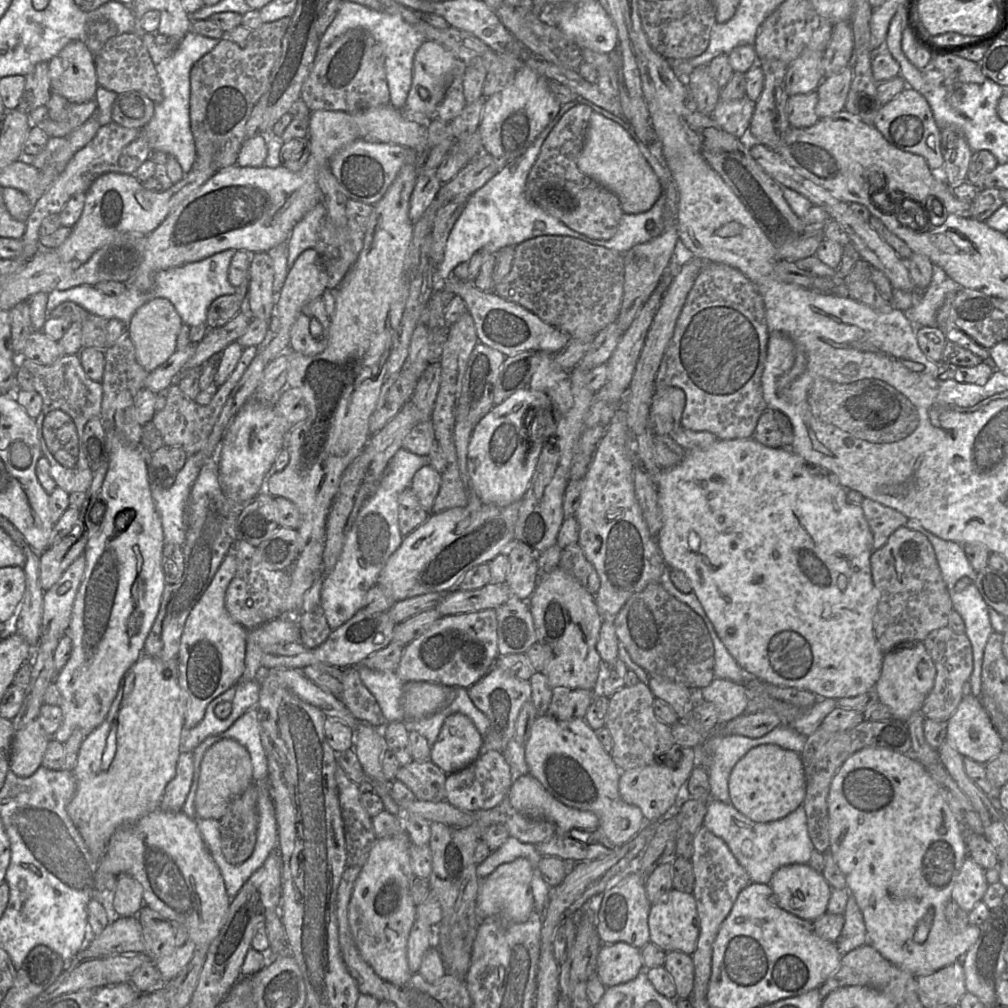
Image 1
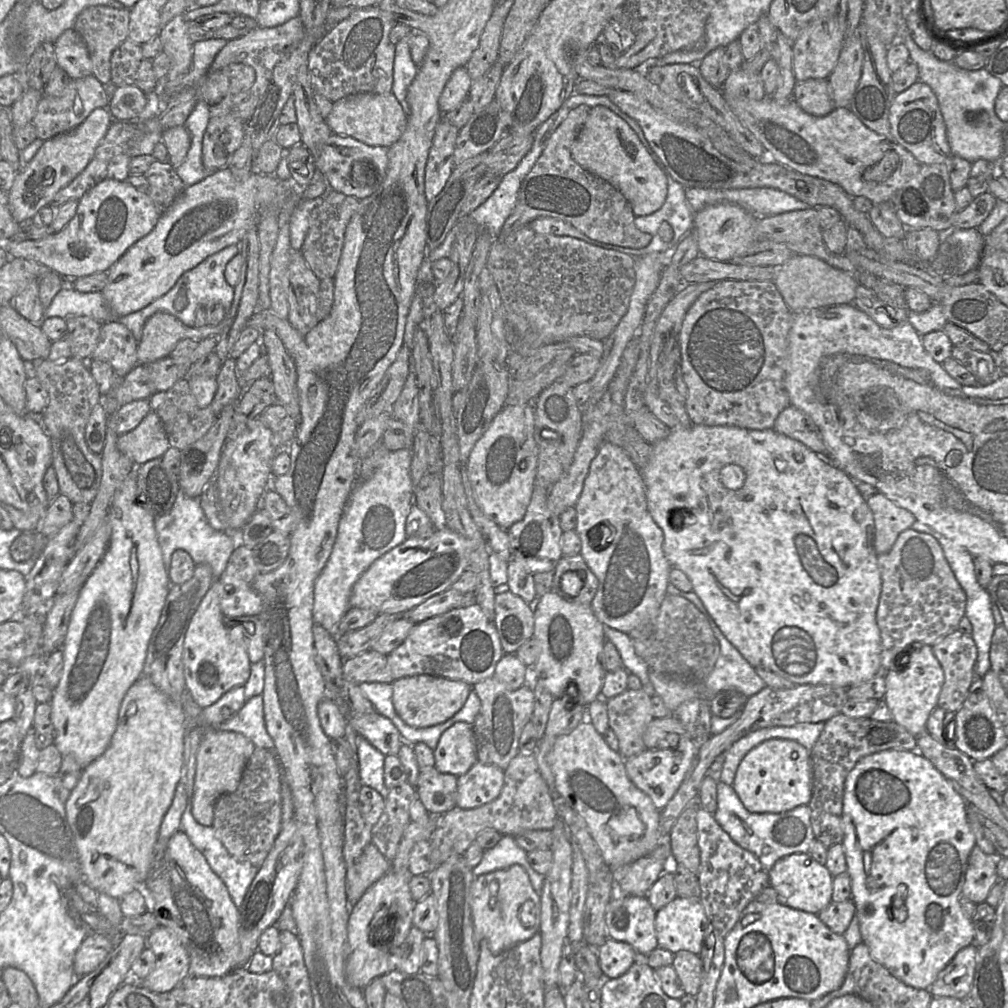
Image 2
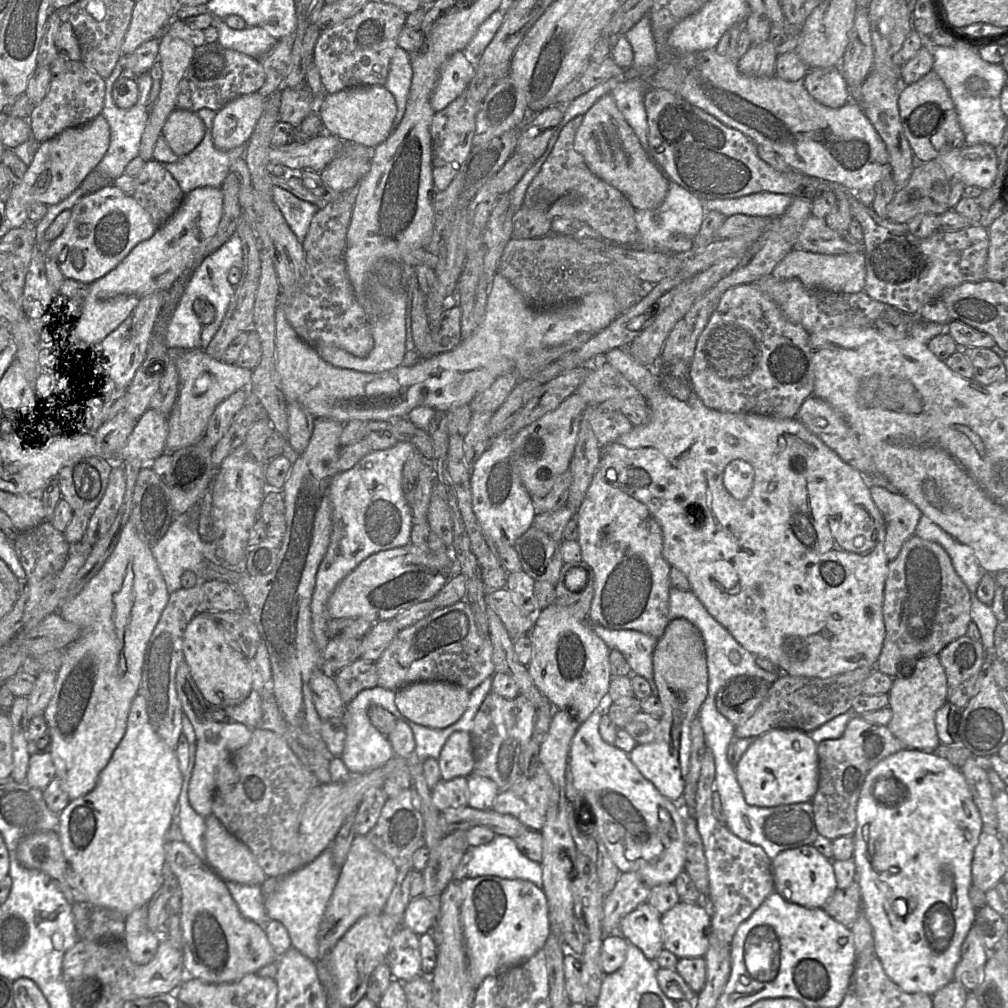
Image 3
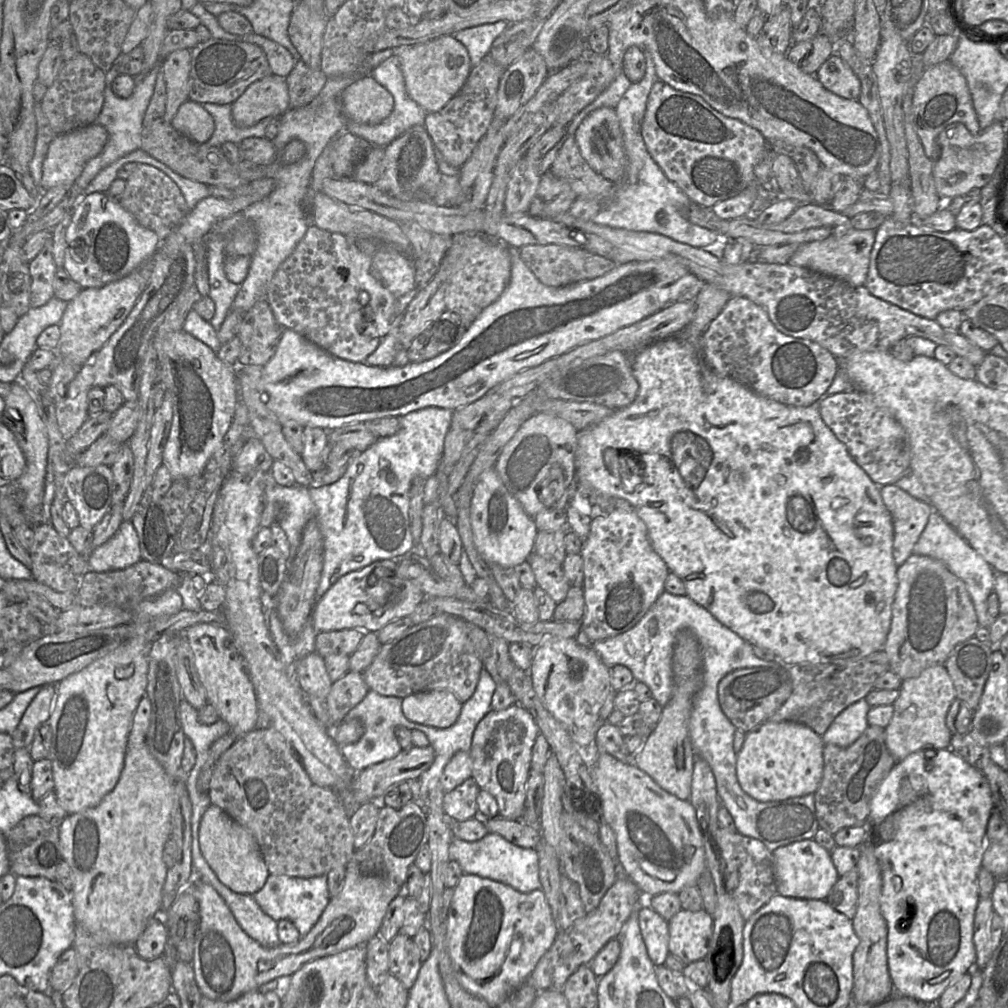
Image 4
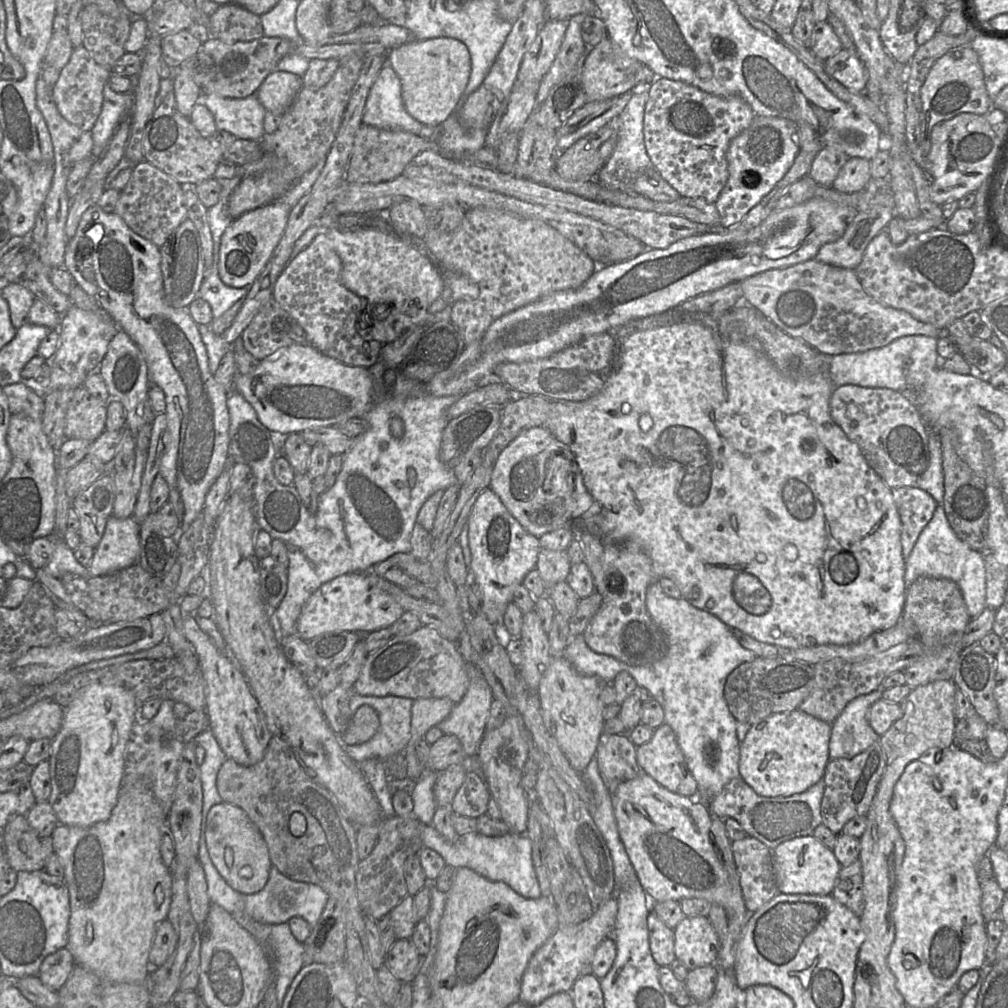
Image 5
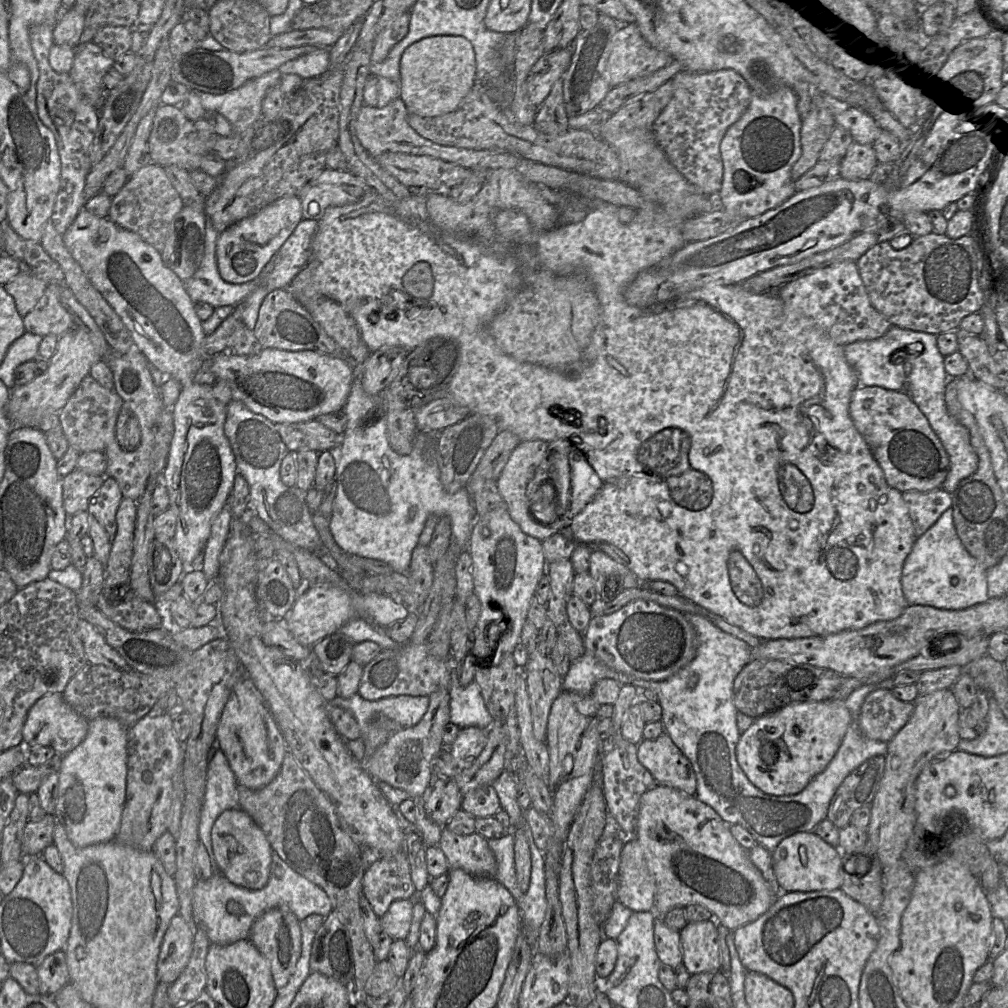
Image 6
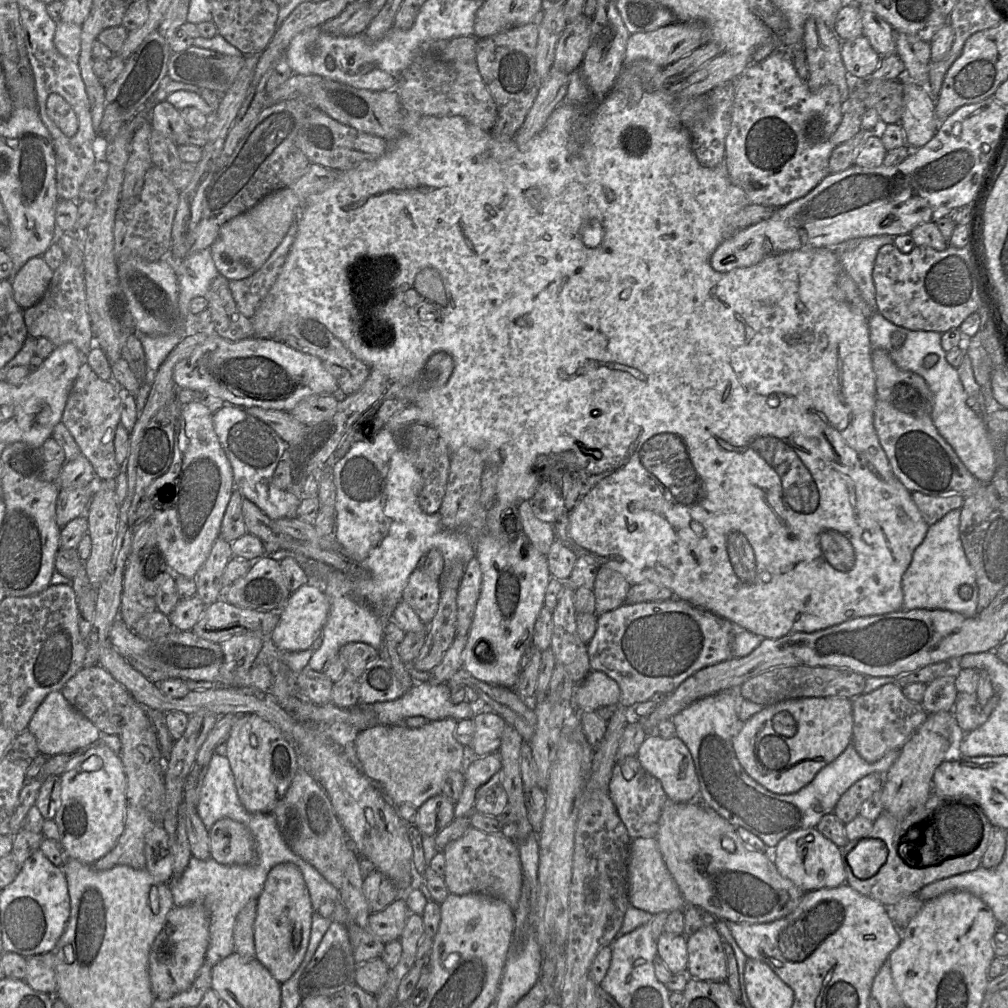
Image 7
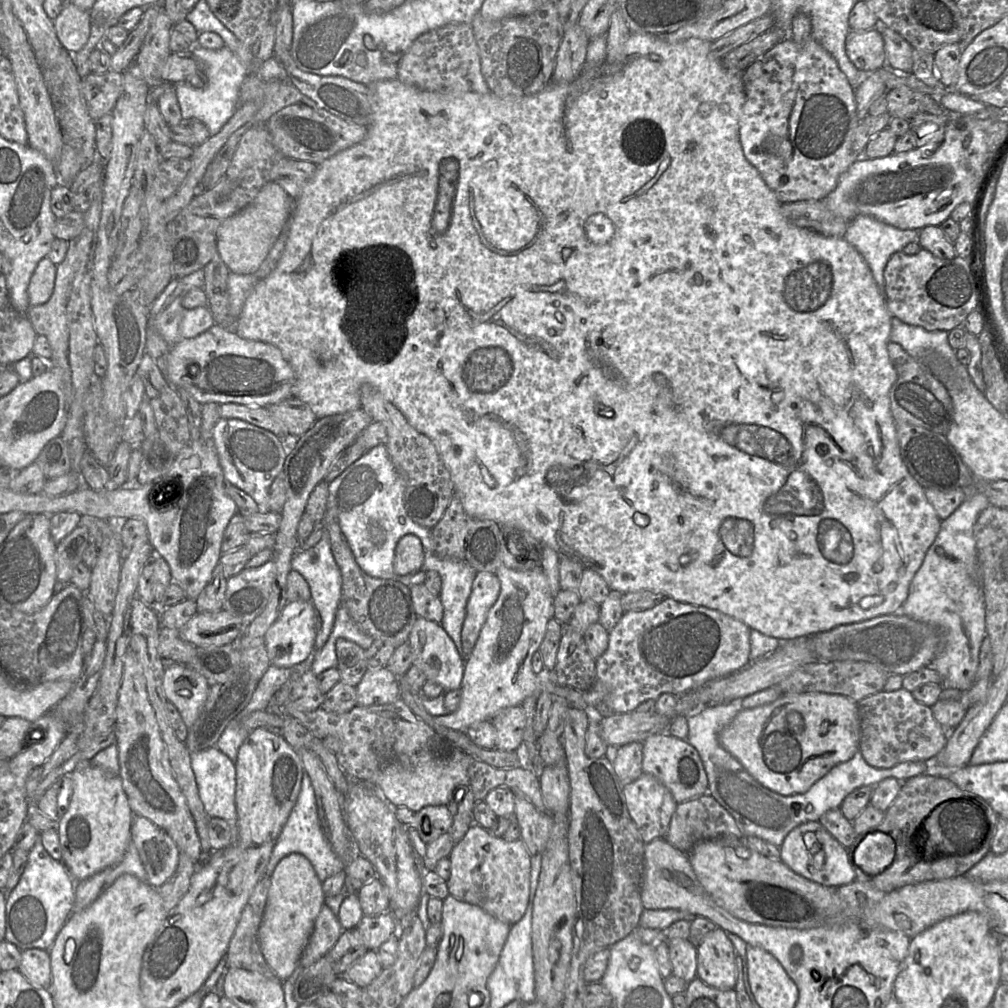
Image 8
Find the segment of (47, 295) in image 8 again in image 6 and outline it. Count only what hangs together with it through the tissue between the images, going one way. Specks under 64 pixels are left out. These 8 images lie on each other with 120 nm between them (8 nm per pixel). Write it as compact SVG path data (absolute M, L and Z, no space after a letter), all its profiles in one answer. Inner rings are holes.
M22 272L4 285L5 290L14 298L16 308L22 317L36 306L47 286L45 280Z

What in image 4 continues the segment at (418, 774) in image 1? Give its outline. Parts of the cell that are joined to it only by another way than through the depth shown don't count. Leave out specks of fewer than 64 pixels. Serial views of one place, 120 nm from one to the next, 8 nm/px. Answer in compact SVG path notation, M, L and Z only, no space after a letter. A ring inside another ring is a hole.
M470 777L450 792L444 794L443 810L450 821L464 821L479 815L477 796L480 788Z

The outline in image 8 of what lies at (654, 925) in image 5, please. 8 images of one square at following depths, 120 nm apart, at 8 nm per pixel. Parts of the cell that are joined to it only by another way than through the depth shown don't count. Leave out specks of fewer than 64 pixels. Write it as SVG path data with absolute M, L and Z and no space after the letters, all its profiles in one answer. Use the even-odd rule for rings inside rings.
M688 939L668 942L672 974L691 982L697 977L697 948Z

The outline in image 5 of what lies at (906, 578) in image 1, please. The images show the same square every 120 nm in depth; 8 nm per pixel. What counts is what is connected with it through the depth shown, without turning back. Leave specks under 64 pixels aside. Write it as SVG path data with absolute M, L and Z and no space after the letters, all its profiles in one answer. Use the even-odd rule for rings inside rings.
M916 579L907 587L902 618L911 619L916 627L916 639L923 645L923 651L903 671L905 684L914 689L938 680L952 681L962 651L952 643L952 636L962 633L971 621L958 585L948 579Z

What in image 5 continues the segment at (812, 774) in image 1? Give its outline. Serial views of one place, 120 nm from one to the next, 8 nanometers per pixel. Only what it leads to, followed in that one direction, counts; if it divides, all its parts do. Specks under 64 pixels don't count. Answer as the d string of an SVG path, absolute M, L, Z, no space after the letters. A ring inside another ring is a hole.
M879 740L853 758L829 760L823 776L825 787L821 800L822 824L839 835L850 819L867 815L885 766L886 757Z

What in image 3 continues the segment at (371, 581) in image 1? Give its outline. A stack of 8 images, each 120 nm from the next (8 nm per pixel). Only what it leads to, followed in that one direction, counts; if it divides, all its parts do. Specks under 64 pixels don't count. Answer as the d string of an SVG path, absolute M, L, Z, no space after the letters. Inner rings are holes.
M398 441L388 449L371 451L352 468L340 472L329 487L329 498L333 509L332 531L327 552L316 574L316 584L311 599L311 616L314 616L315 619L314 626L321 649L324 649L329 641L326 633L326 625L330 619L327 612L327 603L340 581L368 556L379 551L402 547L411 542L413 517L412 509L402 489L402 470L413 450L412 444Z

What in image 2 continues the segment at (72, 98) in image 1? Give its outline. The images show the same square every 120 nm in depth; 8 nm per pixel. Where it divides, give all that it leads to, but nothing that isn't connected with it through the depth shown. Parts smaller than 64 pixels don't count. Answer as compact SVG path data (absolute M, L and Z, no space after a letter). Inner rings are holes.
M74 28L64 31L54 43L57 66L63 69L70 79L83 78L92 74L92 63L87 46Z

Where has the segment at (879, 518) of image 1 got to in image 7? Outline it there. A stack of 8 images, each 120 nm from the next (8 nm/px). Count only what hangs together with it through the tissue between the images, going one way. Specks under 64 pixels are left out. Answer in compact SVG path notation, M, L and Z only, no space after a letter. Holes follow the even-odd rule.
M921 492L911 494L921 516L929 526L940 521L948 512L961 509L965 498L960 495L932 496Z

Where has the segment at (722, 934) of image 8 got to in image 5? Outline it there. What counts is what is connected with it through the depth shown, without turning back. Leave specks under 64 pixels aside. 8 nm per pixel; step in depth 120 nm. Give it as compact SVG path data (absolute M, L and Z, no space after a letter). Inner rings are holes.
M684 917L674 935L676 959L689 970L715 965L720 940L708 917Z

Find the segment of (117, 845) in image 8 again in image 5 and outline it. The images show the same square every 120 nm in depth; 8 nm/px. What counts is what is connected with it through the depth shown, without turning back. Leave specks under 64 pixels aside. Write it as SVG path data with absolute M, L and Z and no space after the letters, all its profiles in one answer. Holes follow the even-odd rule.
M91 684L79 690L63 709L61 727L51 743L51 795L48 801L59 824L88 827L107 820L116 805L124 774L127 742L138 716L138 704L134 694L127 688Z

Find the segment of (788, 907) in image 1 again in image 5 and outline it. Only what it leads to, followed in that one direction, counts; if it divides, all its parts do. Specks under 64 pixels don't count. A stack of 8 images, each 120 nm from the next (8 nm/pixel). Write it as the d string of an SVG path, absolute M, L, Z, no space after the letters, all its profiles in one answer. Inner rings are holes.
M813 835L795 837L773 850L776 885L780 893L831 895L838 881L841 865L832 849Z

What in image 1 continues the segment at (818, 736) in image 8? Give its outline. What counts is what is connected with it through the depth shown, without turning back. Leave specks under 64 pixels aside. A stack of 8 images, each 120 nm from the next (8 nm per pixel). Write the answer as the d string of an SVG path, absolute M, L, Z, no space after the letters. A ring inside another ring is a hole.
M775 744L754 747L733 767L728 788L730 803L750 820L767 823L784 818L805 798L806 778L801 756Z

